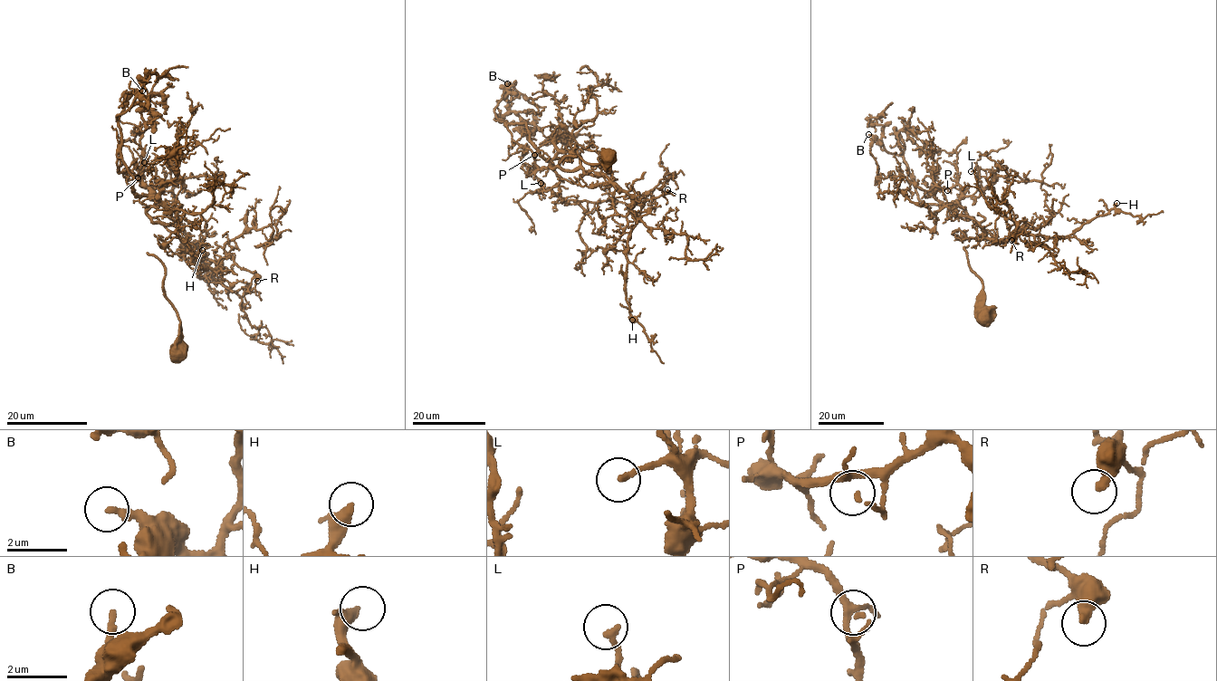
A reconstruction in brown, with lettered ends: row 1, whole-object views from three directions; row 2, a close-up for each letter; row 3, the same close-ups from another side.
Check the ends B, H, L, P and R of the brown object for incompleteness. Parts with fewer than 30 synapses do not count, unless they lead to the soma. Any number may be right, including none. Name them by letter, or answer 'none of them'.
H

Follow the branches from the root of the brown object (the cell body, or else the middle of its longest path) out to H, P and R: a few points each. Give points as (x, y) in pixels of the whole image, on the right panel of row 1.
H: (986, 316), (982, 279), (953, 231), (994, 241), (1018, 232), (1061, 238), (1116, 203)
P: (986, 316), (982, 279), (953, 232), (959, 230), (980, 239), (982, 226), (953, 211), (961, 187), (947, 190)
R: (986, 316), (982, 279), (953, 232), (994, 241), (1006, 239), (1016, 224), (1011, 240)

